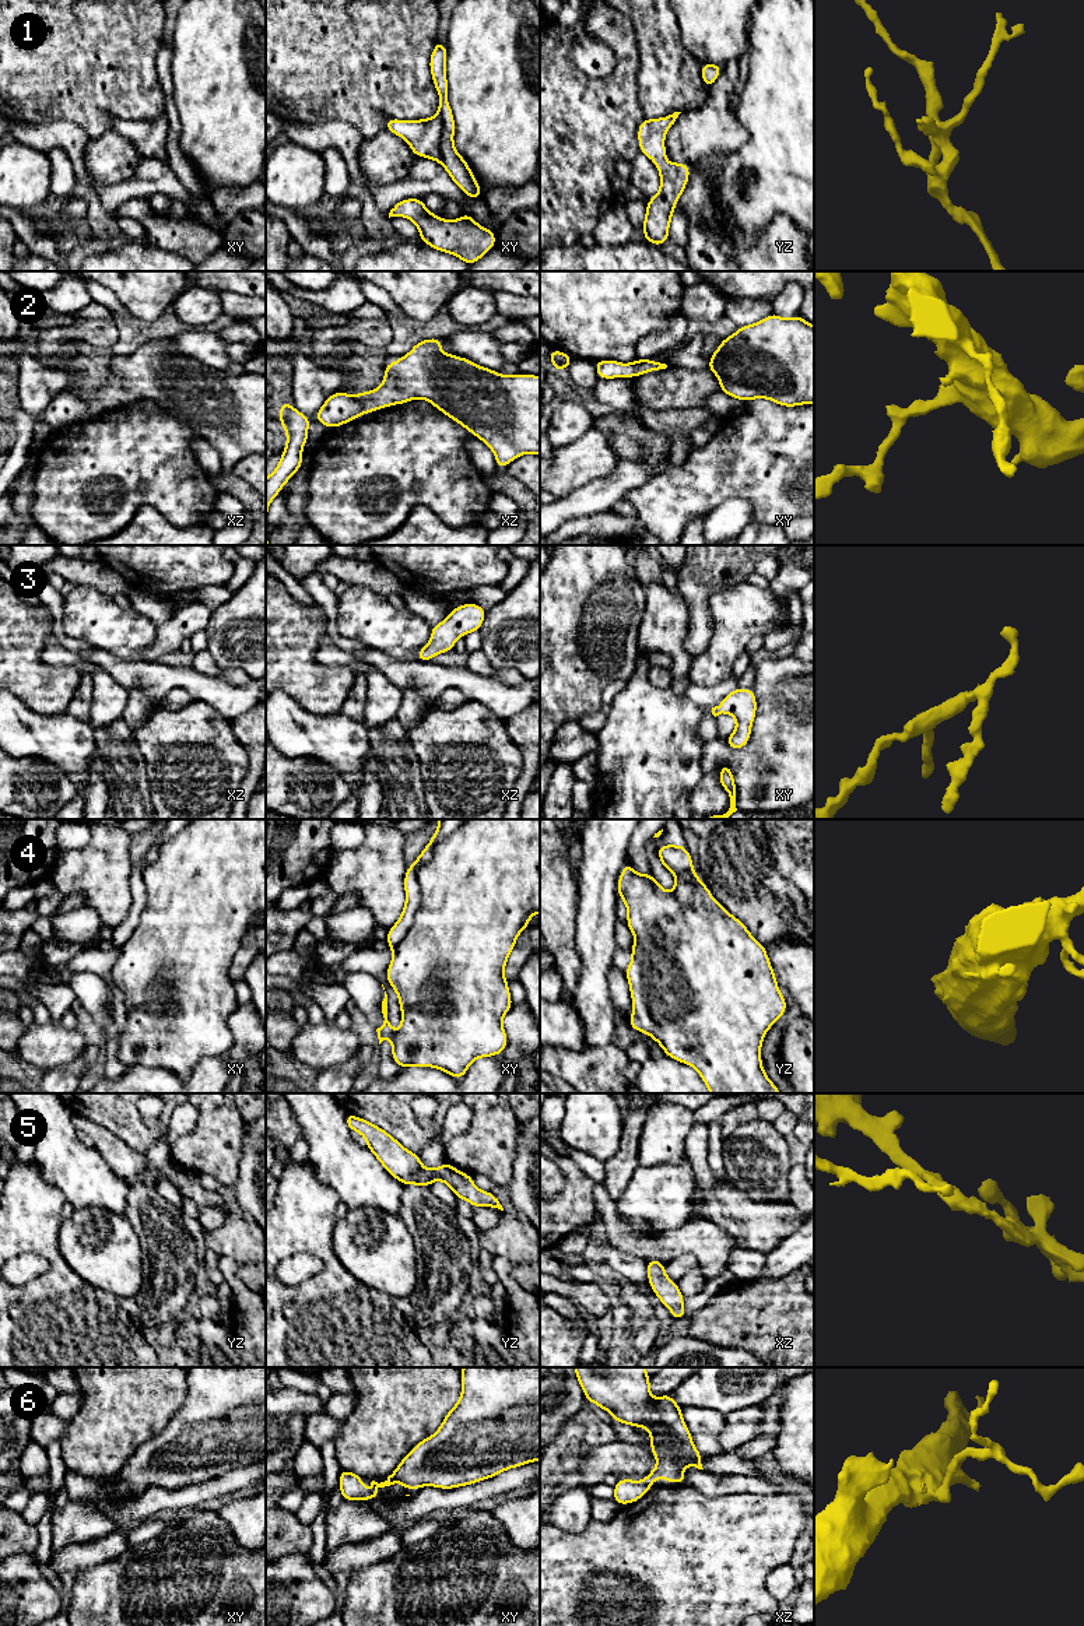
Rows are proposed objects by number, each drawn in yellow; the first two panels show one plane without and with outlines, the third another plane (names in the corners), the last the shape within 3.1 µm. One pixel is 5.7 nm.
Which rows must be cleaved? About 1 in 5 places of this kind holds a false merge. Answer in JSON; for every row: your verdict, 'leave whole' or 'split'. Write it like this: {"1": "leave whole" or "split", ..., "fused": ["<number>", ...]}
{"1": "leave whole", "2": "leave whole", "3": "leave whole", "4": "leave whole", "5": "leave whole", "6": "leave whole", "fused": []}

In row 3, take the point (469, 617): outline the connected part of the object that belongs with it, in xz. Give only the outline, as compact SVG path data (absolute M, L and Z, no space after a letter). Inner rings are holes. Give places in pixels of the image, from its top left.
M471 601L456 607L445 621L431 628L431 640L417 652L415 660L431 661L434 656L453 650L457 638L480 631L485 614L483 607Z

